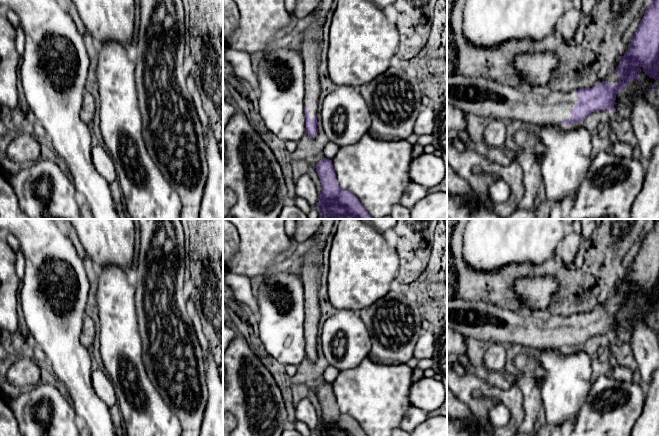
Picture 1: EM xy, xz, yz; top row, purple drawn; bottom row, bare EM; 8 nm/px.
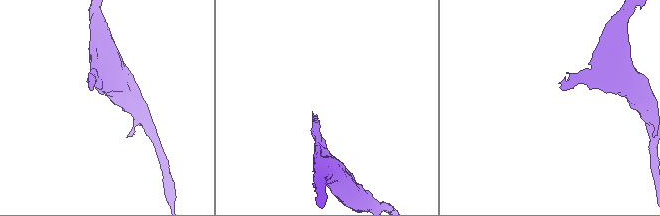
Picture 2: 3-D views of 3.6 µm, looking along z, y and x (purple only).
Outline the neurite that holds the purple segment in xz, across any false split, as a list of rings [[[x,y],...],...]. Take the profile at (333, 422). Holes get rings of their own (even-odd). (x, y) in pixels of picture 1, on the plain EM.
[[[321,384],[316,396],[321,407],[319,436],[368,436],[354,418],[340,411],[332,384]]]

